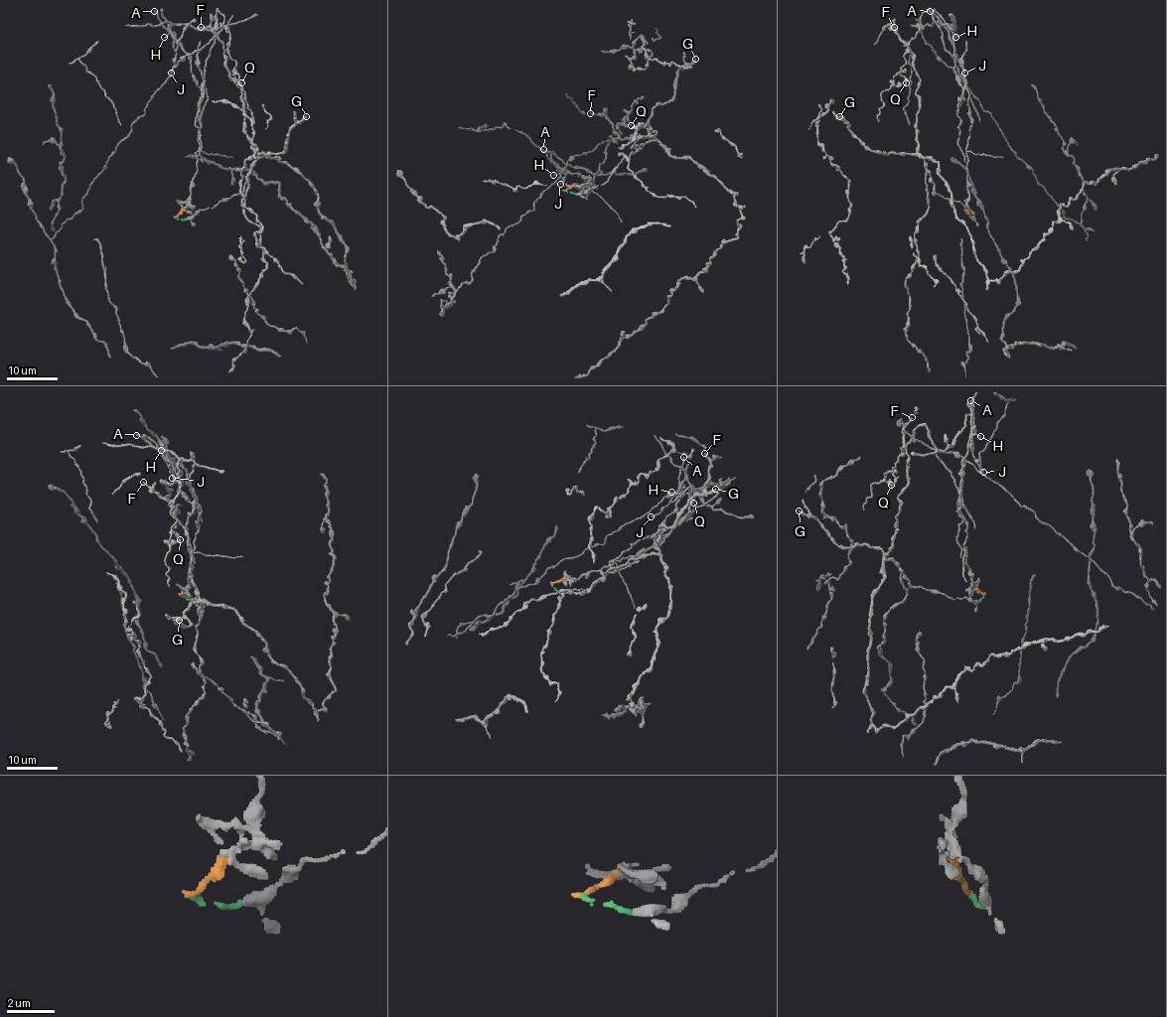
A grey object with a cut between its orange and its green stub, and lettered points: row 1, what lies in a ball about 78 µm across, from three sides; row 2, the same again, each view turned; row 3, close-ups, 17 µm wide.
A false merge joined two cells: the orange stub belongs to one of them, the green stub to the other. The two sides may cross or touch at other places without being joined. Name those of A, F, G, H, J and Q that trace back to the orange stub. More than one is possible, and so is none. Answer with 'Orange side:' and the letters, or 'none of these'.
Orange side: A, H, J, Q

